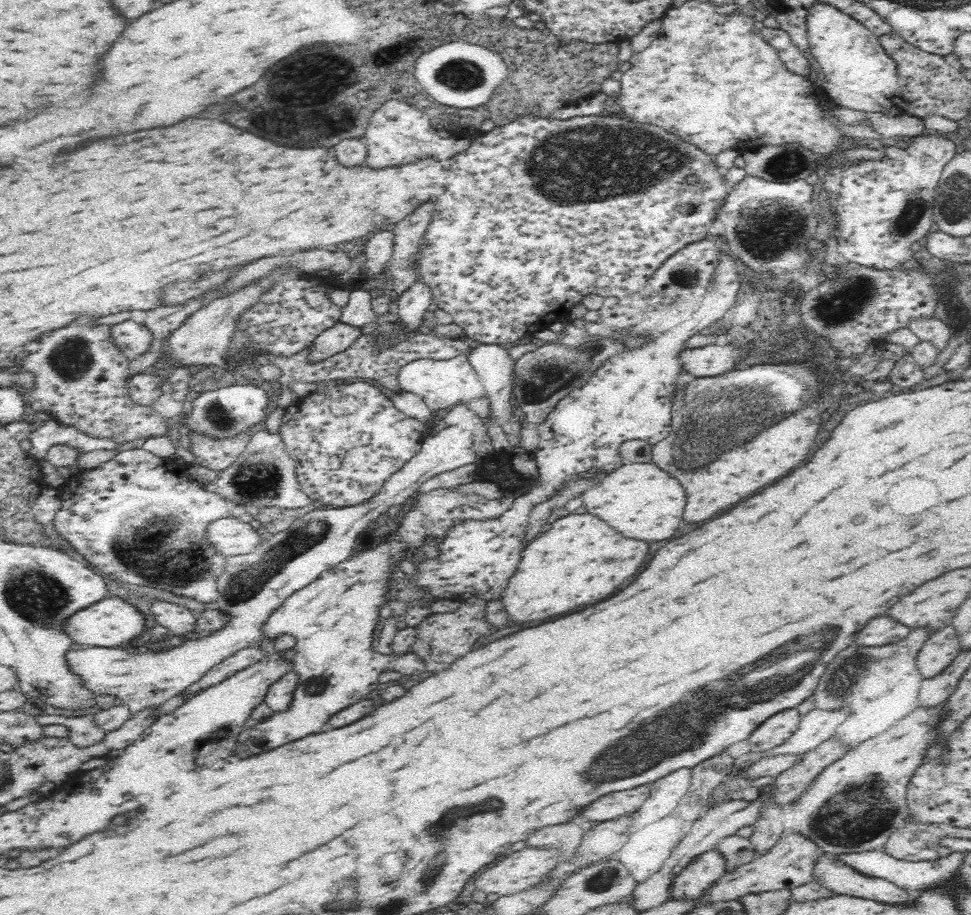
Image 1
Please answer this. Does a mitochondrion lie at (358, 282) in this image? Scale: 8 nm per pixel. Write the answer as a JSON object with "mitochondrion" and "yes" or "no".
{"mitochondrion":"no"}

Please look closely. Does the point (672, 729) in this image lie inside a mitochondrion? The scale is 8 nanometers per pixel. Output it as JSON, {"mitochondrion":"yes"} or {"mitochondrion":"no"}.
{"mitochondrion":"yes"}

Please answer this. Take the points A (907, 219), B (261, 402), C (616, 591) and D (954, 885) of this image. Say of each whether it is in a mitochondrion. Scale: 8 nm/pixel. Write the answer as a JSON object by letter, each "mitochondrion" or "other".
{"A":"mitochondrion","B":"other","C":"other","D":"other"}

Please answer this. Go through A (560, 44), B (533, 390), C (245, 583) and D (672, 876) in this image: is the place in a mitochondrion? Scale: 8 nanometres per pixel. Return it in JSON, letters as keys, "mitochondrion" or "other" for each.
{"A":"other","B":"mitochondrion","C":"mitochondrion","D":"other"}

